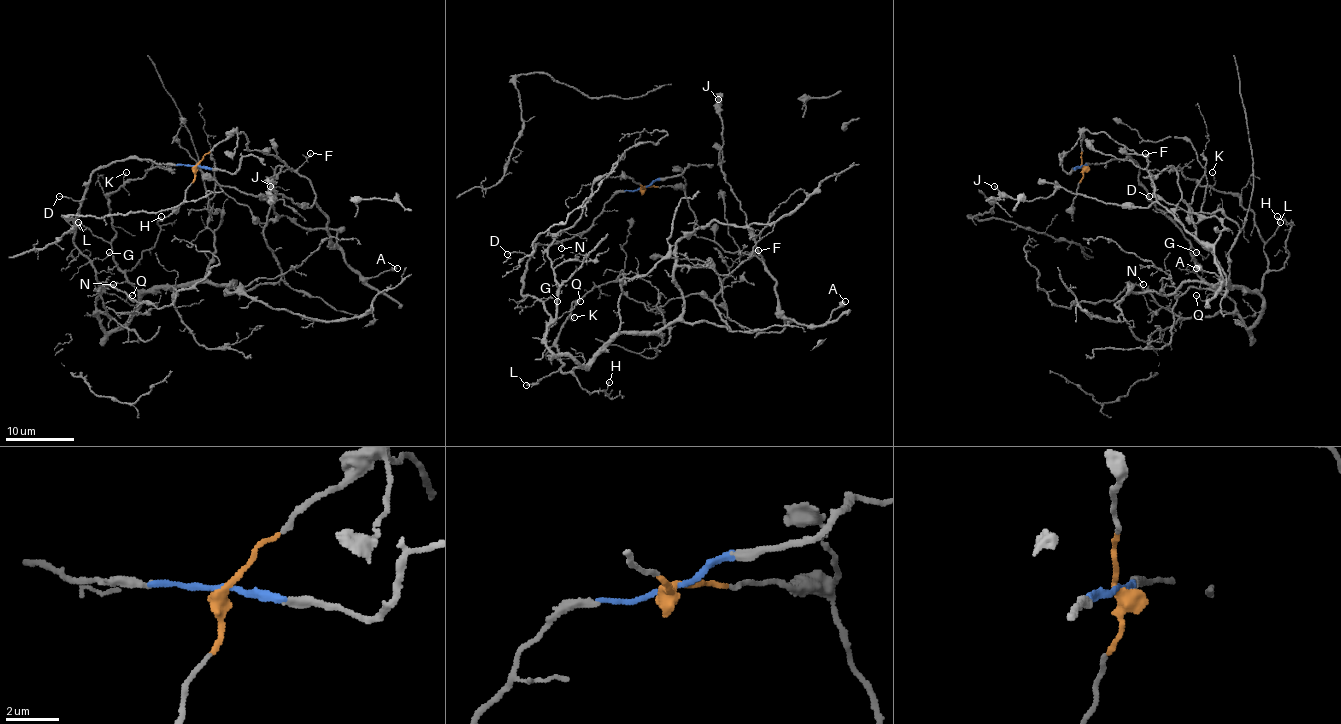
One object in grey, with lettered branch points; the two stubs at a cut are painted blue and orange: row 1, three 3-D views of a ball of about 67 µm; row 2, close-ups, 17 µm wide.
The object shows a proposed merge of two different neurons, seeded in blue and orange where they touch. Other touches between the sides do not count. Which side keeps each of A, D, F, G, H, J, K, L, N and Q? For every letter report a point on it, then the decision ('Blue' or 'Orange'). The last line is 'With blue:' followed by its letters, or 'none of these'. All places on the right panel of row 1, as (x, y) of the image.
A: Place: (1196, 268). Orange
D: Place: (1149, 196). Blue
F: Place: (1145, 153). Orange
G: Place: (1196, 252). Blue
H: Place: (1277, 216). Blue
J: Place: (994, 186). Orange
K: Place: (1212, 172). Blue
L: Place: (1280, 222). Blue
N: Place: (1143, 284). Blue
Q: Place: (1196, 295). Blue
With blue: D, G, H, K, L, N, Q

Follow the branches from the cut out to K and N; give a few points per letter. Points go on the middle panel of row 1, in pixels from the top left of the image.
K: (643, 186), (531, 255), (522, 294), (549, 316), (544, 342), (585, 366), (563, 373), (556, 342), (573, 316)
N: (643, 186), (531, 255), (522, 294), (543, 303), (544, 340), (548, 248), (561, 248)

